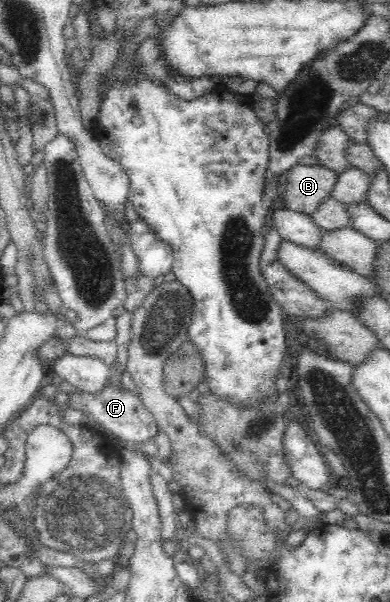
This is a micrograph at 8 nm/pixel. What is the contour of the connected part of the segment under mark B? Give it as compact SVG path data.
M294 165L287 172L287 181L282 188L282 206L289 210L313 216L327 199L332 197L333 189L335 189L335 183L337 183L338 173L329 169L328 167L321 166L309 166L309 165Z

